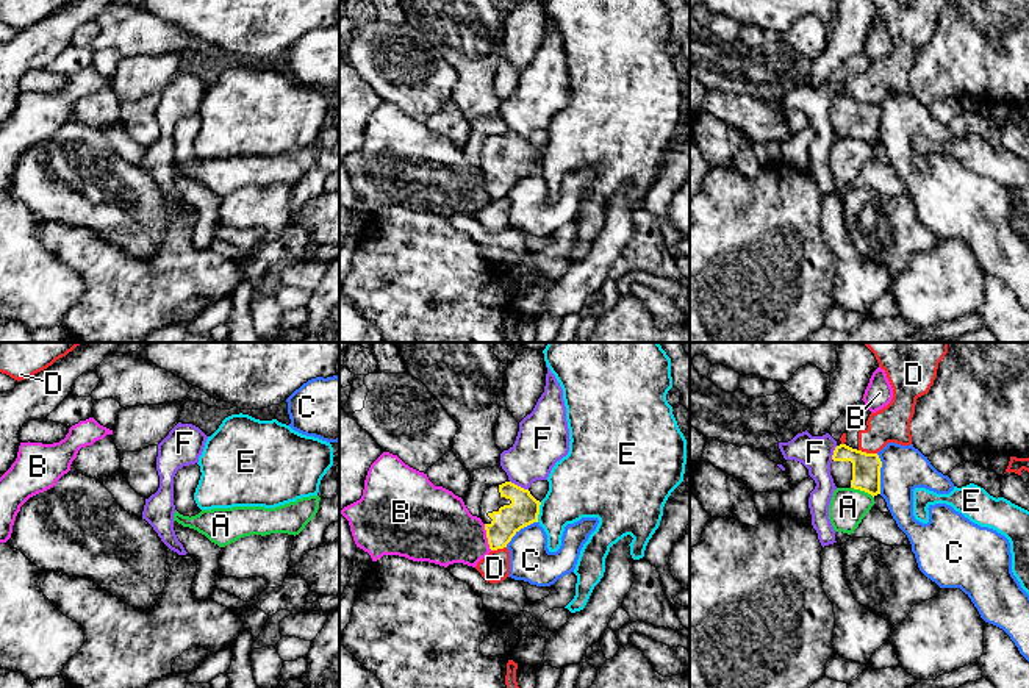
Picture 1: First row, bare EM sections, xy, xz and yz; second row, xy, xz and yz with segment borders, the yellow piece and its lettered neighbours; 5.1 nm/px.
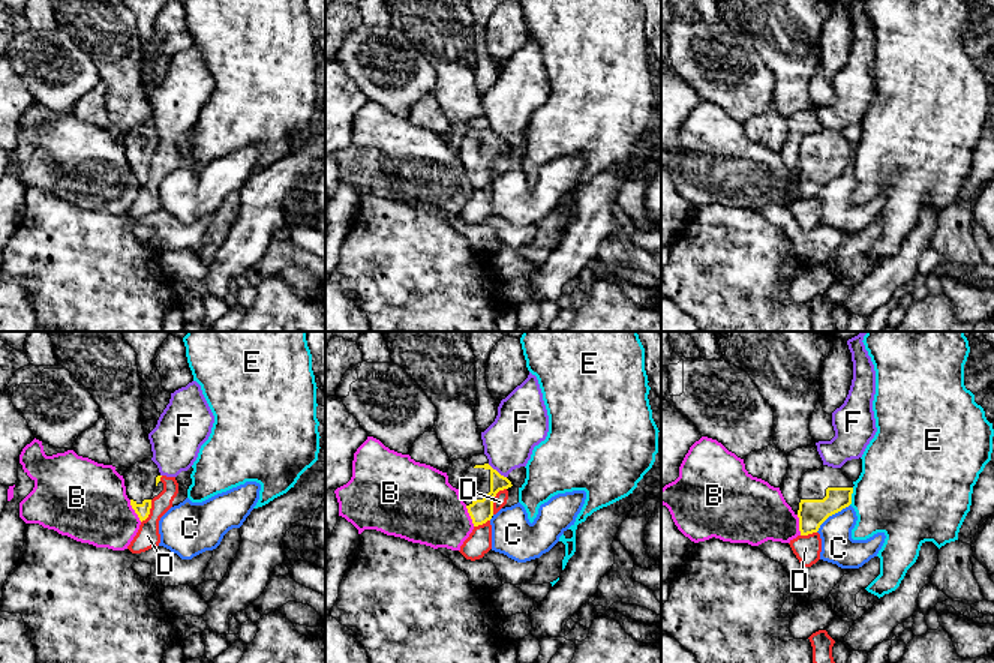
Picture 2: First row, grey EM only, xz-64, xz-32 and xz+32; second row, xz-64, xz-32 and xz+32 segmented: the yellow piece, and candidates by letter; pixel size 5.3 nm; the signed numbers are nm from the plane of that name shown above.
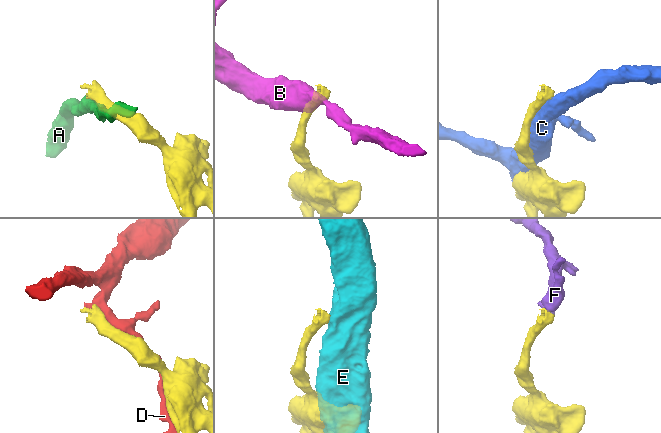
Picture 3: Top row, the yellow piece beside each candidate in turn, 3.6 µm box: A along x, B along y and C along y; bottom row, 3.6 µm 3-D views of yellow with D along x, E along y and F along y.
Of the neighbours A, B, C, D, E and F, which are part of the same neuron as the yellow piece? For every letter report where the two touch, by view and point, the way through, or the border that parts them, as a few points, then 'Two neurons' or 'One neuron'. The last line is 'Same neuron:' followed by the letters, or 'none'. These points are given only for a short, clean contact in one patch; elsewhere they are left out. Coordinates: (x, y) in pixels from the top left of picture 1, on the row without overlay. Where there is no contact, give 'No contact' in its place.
A: Touches yellow at yz (862, 139). Boundary: yz (851, 136), (867, 141), (873, 147). Two neurons
B: Touches yellow at xz (487, 186). Boundary: xz (484, 174), (487, 193), (491, 199). Two neurons
C: Touches yellow at yz (879, 124). Two neurons
D: Touches yellow at yz (868, 103). Two neurons
E: Touches yellow at xz (538, 161). Two neurons
F: Touches yellow at xz (519, 136). Boundary: xz (510, 130), (527, 139). Two neurons
Same neuron: none

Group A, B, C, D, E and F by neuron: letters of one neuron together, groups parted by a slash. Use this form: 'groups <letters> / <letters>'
groups A / B / C / D F / E

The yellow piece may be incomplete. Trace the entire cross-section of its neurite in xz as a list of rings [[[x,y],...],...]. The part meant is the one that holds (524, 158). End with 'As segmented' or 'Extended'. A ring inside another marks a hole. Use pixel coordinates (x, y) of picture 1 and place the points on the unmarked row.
[[[511,131],[489,136],[480,155],[489,199],[507,197],[521,178],[538,172],[540,155],[529,139]]]. Extended

